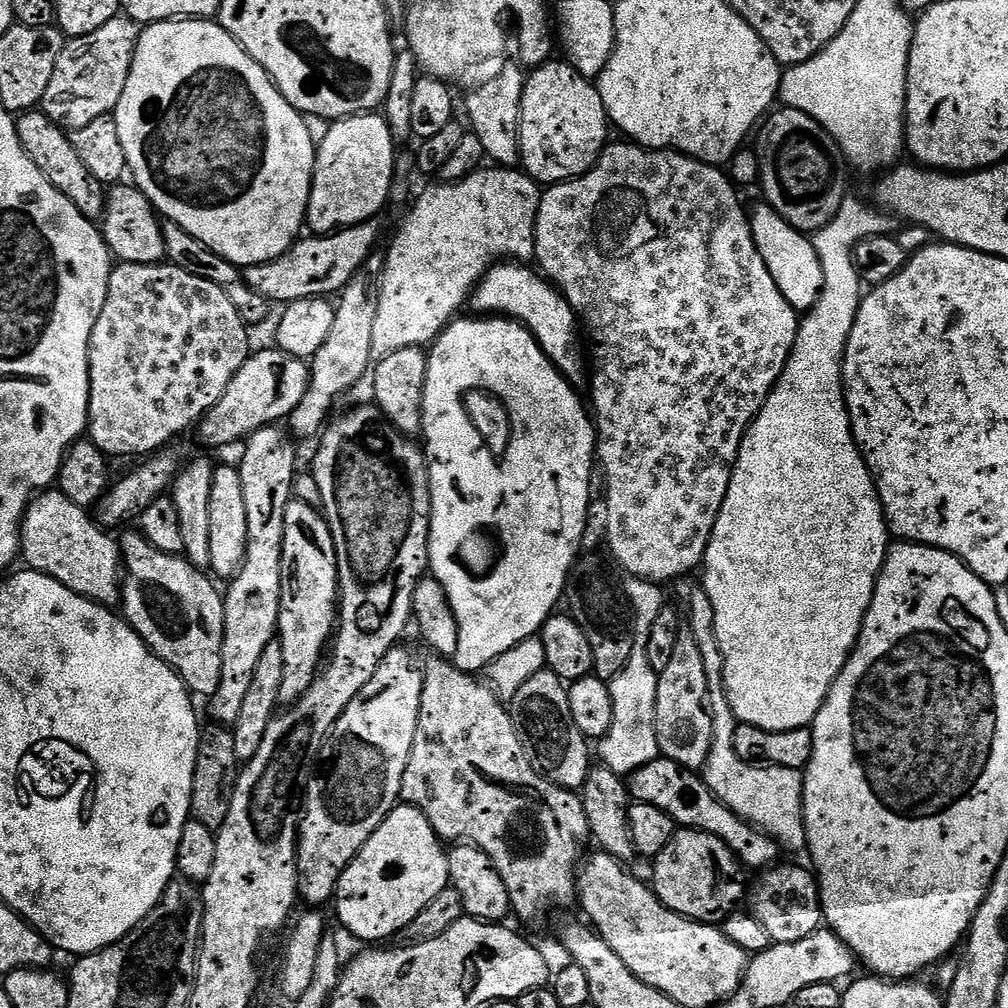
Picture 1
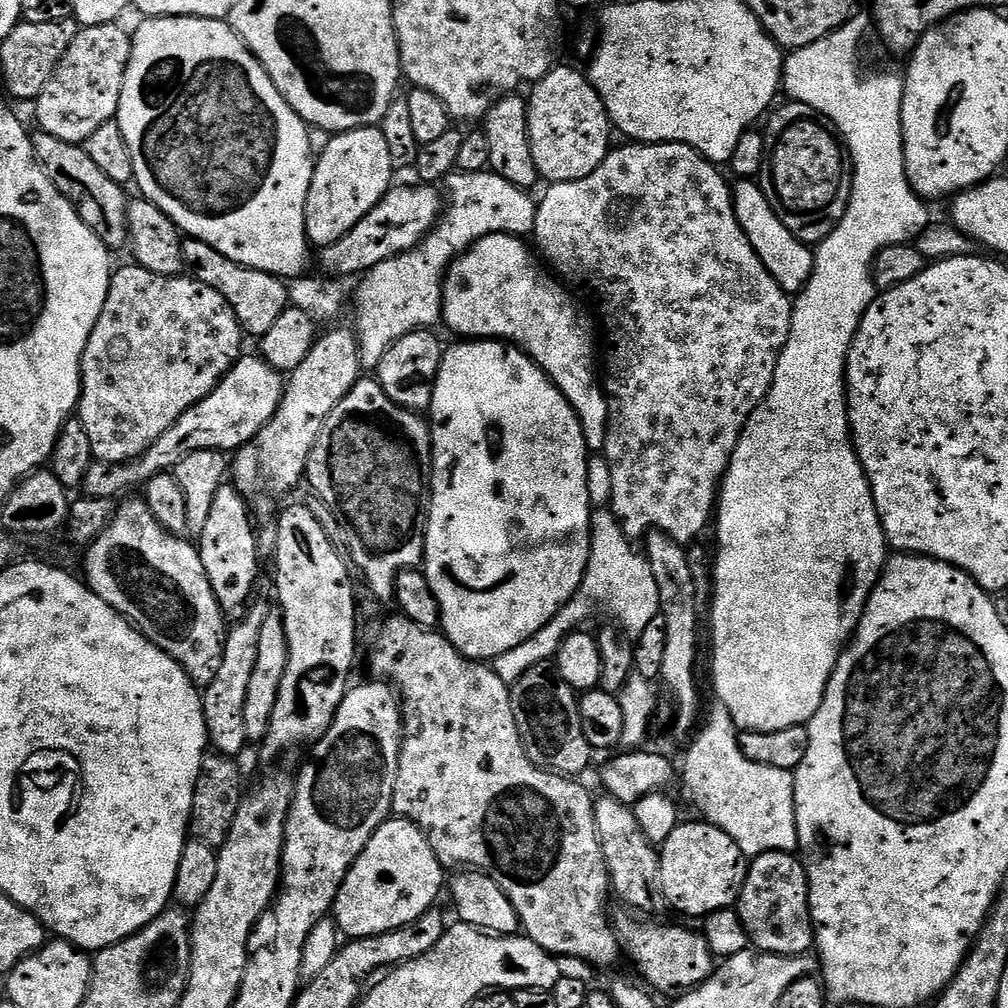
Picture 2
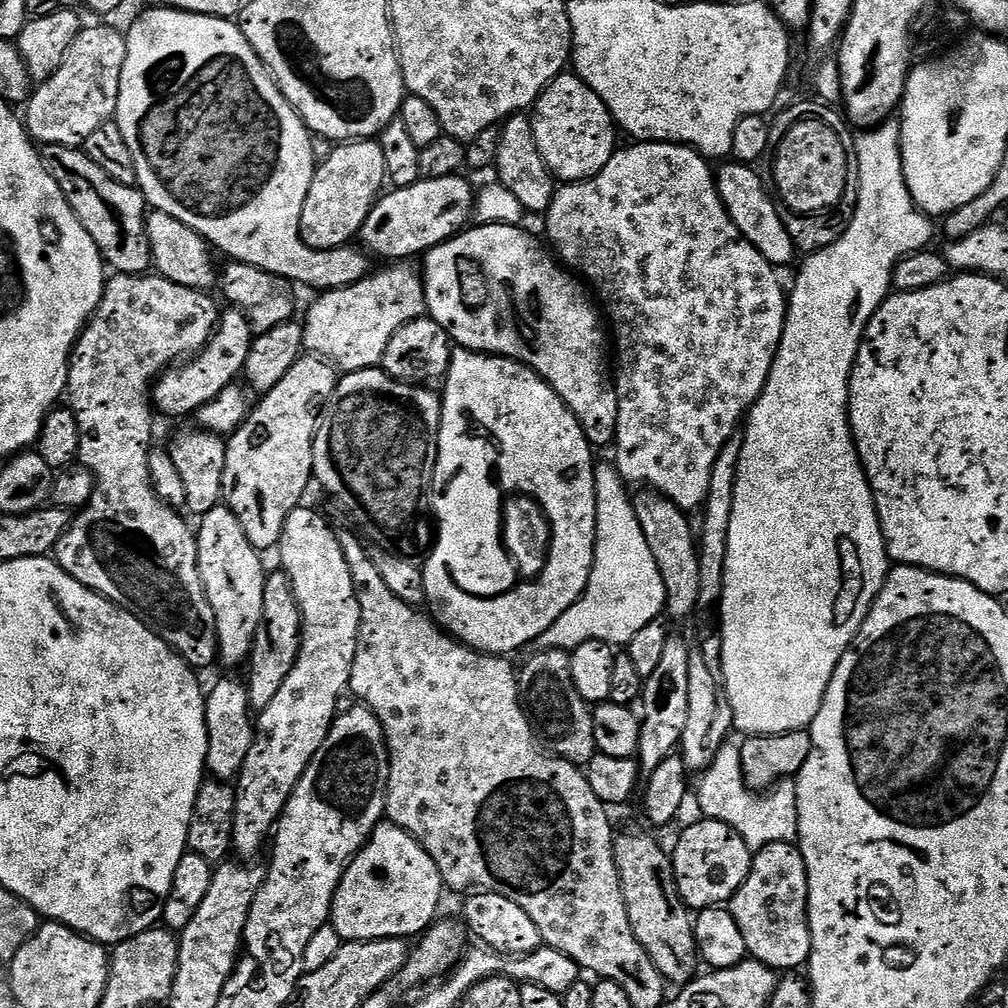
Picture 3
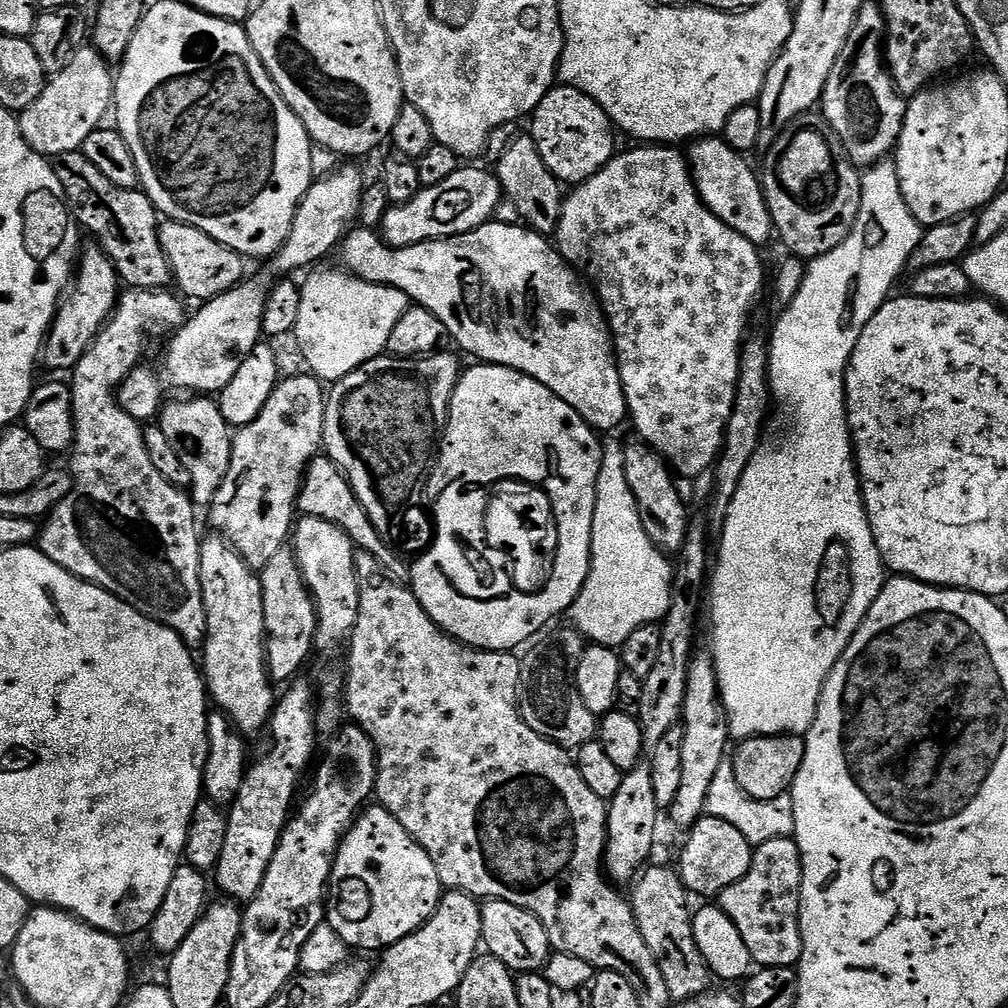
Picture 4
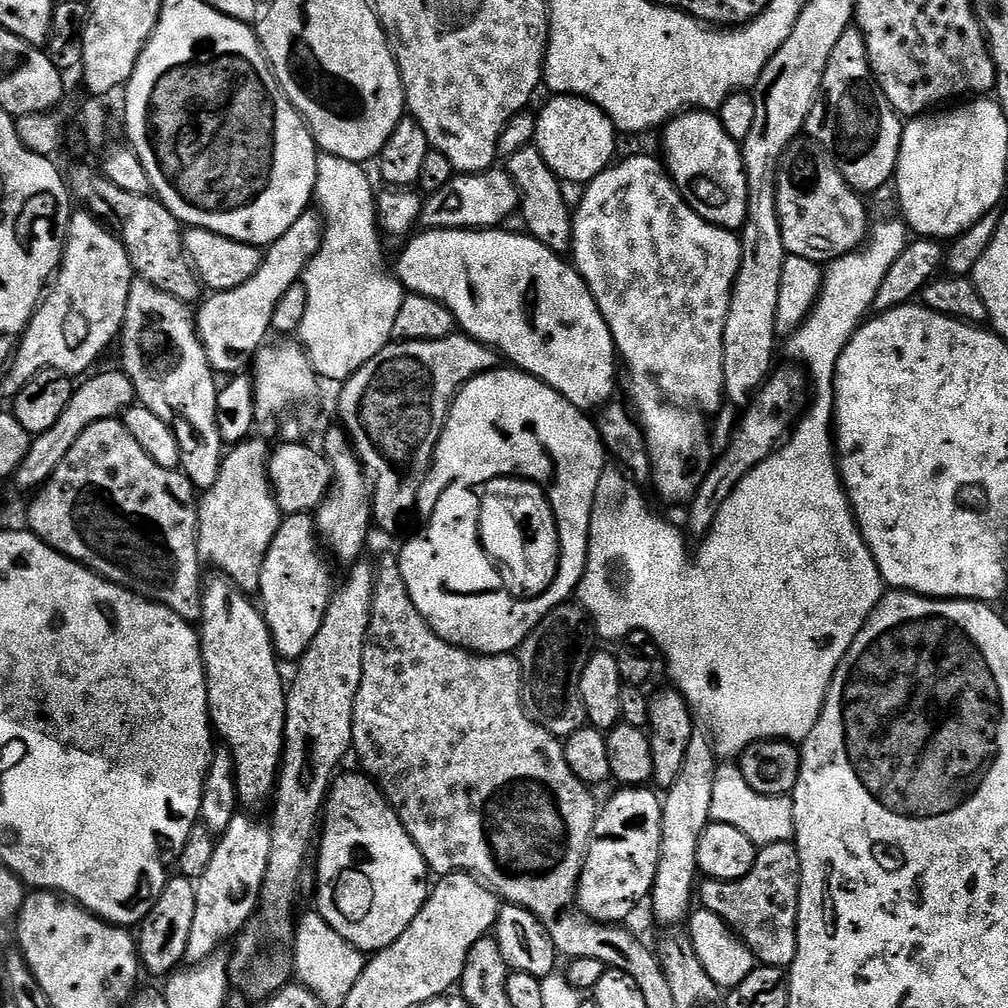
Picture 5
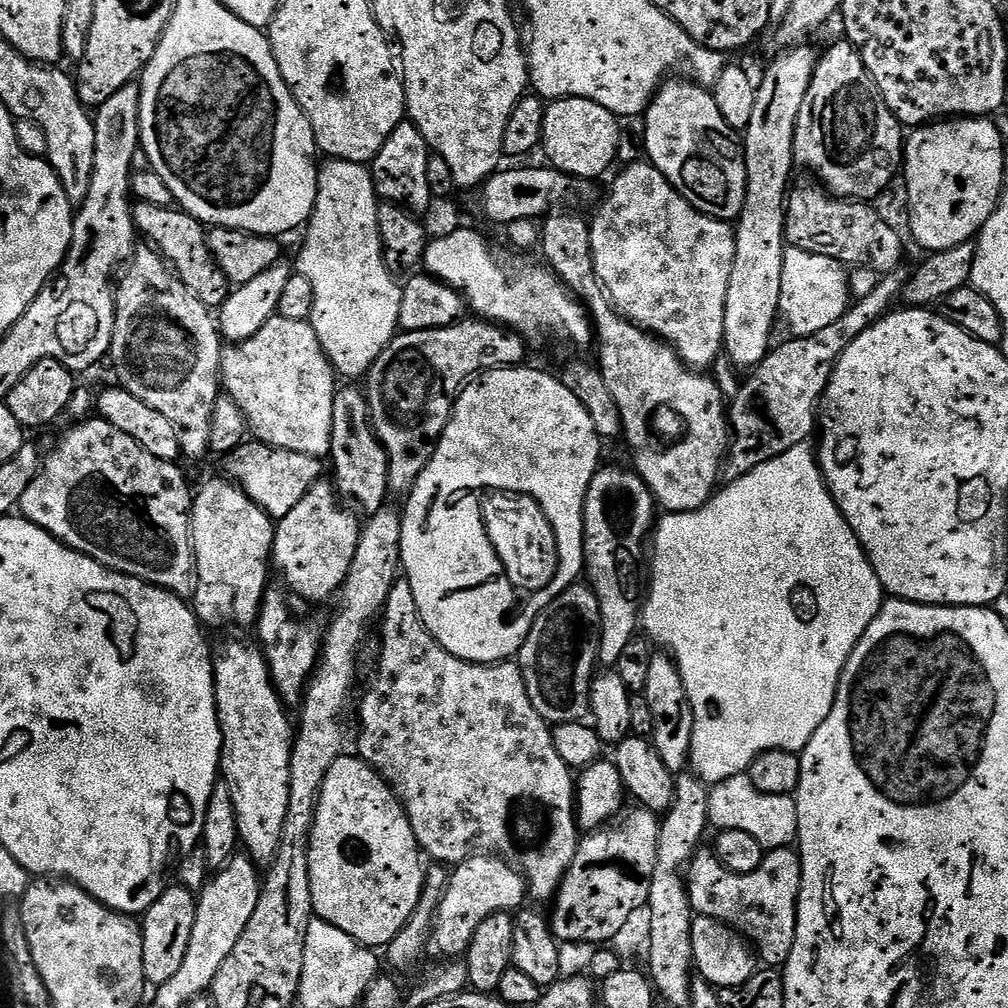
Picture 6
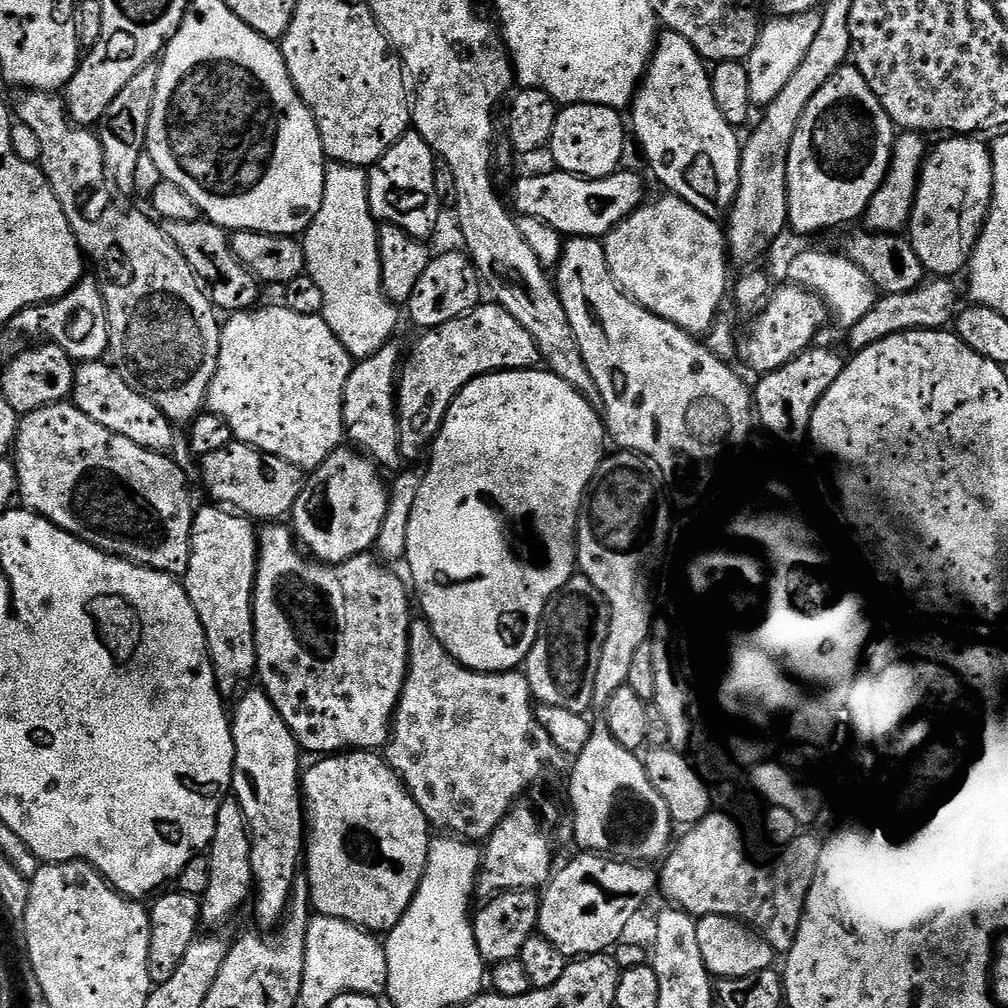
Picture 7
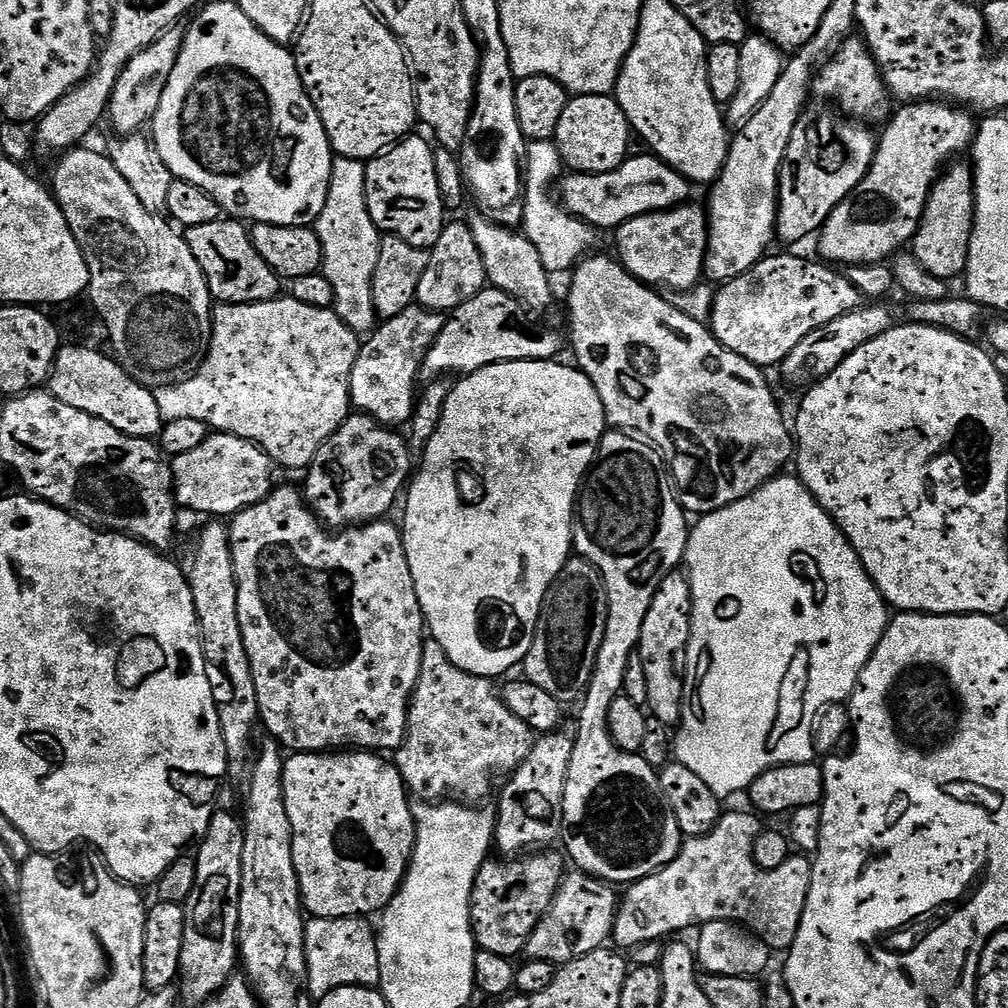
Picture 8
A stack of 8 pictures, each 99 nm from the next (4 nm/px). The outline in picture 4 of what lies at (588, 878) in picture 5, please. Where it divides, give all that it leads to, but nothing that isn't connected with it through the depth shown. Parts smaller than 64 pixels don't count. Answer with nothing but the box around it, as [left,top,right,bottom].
[604,762,662,885]

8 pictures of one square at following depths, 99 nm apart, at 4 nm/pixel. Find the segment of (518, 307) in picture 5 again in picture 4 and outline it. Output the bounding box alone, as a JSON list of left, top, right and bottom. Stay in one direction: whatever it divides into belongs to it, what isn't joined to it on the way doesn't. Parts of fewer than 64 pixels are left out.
[358,222,629,433]

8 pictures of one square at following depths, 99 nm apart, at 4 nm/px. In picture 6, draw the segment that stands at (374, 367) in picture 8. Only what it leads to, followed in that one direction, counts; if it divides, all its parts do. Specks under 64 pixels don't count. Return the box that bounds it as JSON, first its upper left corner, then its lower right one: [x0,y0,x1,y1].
[331,387,390,514]

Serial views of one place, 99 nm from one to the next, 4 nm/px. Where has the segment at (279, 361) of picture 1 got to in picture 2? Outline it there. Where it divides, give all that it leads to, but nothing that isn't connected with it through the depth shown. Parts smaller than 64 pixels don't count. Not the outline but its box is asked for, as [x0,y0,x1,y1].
[83,355,285,501]

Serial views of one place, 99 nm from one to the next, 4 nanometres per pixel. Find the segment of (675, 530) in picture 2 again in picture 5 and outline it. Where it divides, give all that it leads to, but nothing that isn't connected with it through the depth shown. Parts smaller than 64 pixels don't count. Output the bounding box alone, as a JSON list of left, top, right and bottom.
[571,156,742,414]

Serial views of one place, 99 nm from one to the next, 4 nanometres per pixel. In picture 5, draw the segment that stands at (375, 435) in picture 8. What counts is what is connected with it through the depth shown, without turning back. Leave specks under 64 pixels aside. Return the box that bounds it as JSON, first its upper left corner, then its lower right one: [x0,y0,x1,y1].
[258,512,334,661]

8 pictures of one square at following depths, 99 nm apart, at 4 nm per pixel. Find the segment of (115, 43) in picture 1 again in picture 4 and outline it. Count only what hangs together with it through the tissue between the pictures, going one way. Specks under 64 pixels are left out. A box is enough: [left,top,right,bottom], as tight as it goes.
[19,47,114,158]

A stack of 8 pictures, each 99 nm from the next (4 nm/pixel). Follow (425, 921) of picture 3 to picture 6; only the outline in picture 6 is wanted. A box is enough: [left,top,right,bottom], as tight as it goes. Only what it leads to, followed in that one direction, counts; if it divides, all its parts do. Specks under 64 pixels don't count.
[308,755,426,950]

